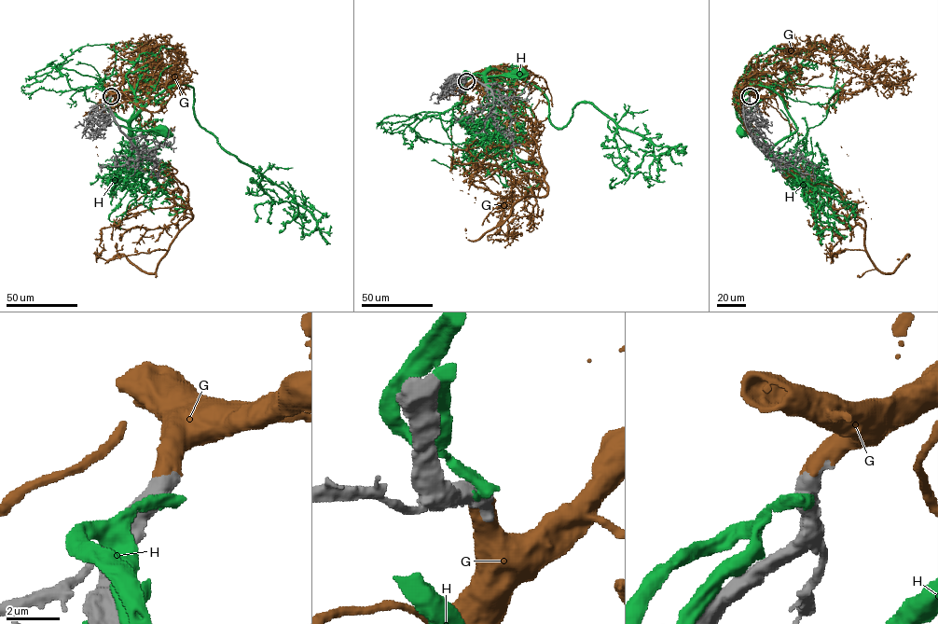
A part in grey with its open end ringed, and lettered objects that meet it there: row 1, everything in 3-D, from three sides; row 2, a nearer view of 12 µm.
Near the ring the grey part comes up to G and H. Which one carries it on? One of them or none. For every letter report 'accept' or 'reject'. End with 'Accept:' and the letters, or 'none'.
G: accept
H: reject
Accept: G

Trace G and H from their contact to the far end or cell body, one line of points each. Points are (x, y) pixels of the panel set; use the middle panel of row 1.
G: (466, 81), (513, 91), (495, 154), (524, 173), (500, 206), (470, 157), (450, 173)
H: (465, 80), (465, 74), (487, 76), (520, 74)

